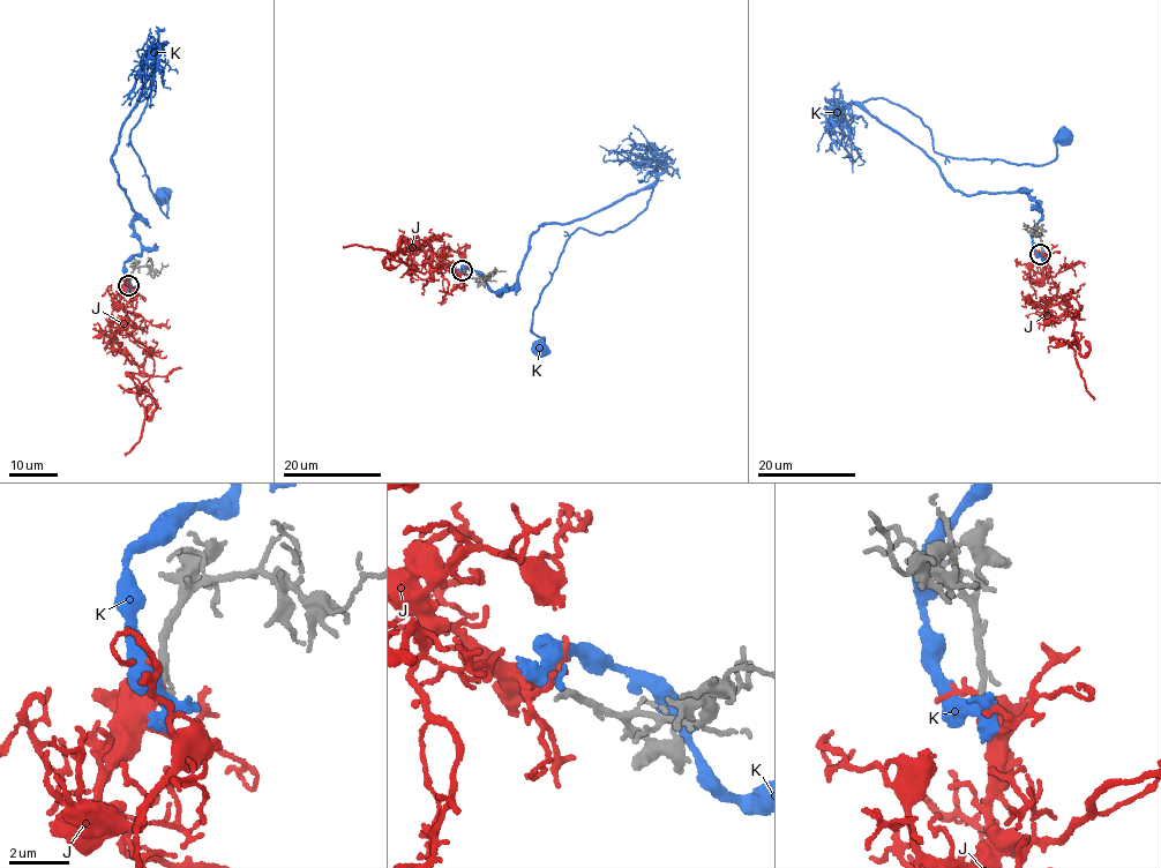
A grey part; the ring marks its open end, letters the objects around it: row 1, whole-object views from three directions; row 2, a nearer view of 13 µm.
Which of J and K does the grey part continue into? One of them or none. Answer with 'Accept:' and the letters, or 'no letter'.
Accept: no letter

